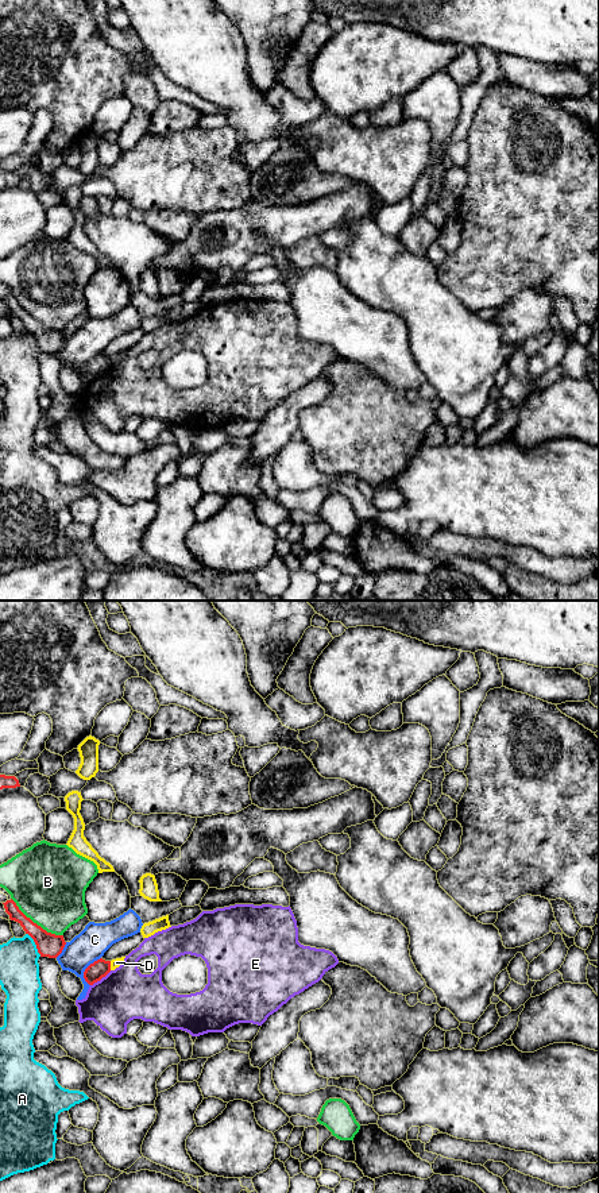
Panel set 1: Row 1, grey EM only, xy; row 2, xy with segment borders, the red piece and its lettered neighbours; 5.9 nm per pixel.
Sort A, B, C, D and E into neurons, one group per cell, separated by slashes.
A / B / C / D / E

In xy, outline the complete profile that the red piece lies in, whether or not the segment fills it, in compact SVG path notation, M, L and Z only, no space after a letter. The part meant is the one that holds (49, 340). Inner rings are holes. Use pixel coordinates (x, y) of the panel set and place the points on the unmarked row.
M12 294L3 300L9 314L18 317L26 329L34 335L40 352L57 354L62 348L66 340L63 331L55 331L43 325L23 309Z

